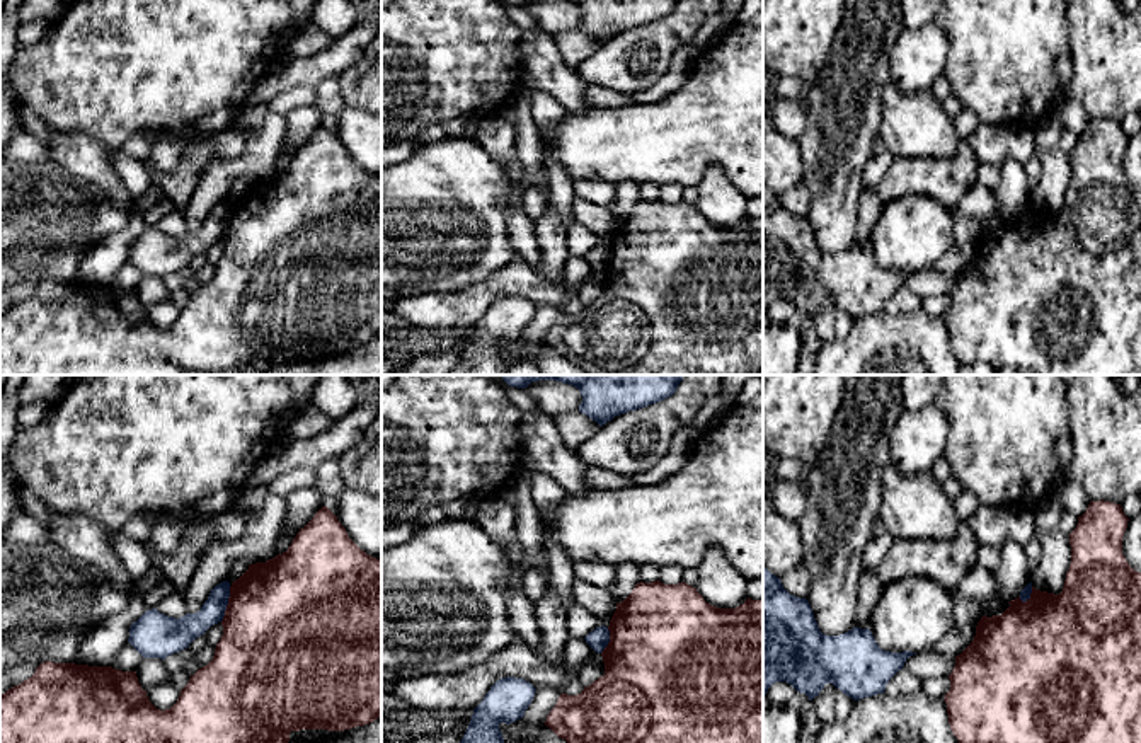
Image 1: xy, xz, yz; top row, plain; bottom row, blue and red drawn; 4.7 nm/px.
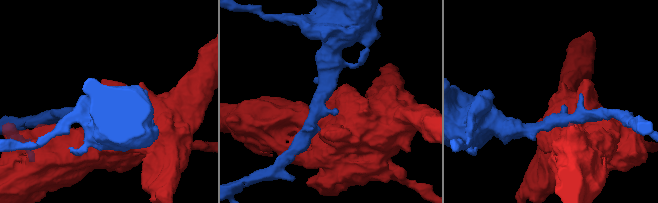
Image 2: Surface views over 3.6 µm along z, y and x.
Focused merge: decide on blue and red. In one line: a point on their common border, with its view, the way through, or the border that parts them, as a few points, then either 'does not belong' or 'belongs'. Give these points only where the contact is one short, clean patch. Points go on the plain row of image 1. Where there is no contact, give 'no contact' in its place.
xy (227, 222) | along xy (230, 205), (225, 234), (220, 239) | does not belong

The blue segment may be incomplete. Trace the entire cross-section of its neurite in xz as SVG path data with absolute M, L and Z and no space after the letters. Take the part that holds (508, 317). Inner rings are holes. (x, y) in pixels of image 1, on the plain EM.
M523 297L497 298L473 327L470 343L450 375L506 375L499 343L521 337L535 310L536 307Z

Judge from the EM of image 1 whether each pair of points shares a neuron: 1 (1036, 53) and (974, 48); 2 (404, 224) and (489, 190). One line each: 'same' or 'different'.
1: same
2: same

